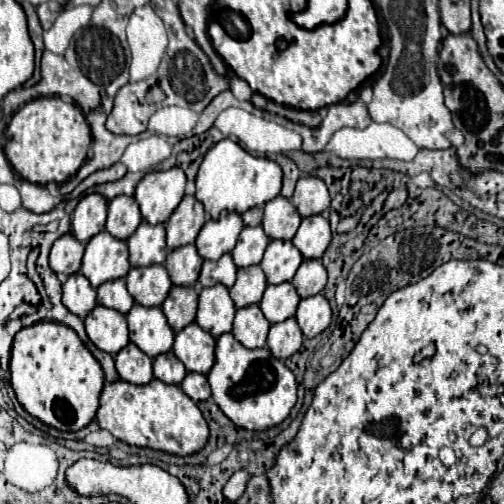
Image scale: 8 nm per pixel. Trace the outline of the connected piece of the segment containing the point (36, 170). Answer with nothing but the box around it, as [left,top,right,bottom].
[4,97,92,185]

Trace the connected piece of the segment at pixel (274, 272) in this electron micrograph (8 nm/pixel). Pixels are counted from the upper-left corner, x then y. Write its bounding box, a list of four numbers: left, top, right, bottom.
[260,241,302,285]

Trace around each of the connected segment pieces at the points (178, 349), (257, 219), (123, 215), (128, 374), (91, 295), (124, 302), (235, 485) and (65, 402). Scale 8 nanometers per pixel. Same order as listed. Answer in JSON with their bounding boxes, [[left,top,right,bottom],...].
[[174,323,216,375],[242,207,262,227],[106,195,142,241],[116,343,152,385],[62,273,98,319],[96,279,134,315],[223,469,252,503],[10,321,104,431]]

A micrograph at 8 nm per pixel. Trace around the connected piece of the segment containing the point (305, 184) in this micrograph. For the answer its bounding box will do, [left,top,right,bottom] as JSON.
[290,177,330,217]

